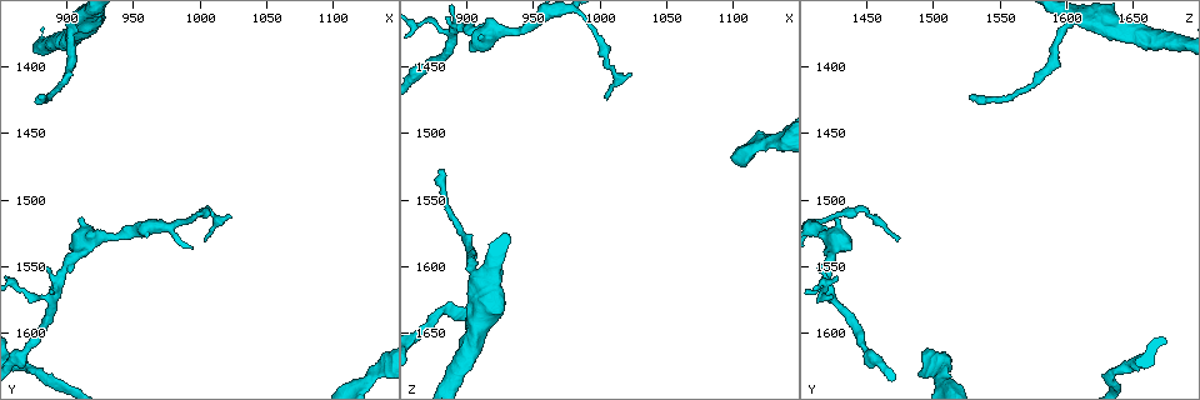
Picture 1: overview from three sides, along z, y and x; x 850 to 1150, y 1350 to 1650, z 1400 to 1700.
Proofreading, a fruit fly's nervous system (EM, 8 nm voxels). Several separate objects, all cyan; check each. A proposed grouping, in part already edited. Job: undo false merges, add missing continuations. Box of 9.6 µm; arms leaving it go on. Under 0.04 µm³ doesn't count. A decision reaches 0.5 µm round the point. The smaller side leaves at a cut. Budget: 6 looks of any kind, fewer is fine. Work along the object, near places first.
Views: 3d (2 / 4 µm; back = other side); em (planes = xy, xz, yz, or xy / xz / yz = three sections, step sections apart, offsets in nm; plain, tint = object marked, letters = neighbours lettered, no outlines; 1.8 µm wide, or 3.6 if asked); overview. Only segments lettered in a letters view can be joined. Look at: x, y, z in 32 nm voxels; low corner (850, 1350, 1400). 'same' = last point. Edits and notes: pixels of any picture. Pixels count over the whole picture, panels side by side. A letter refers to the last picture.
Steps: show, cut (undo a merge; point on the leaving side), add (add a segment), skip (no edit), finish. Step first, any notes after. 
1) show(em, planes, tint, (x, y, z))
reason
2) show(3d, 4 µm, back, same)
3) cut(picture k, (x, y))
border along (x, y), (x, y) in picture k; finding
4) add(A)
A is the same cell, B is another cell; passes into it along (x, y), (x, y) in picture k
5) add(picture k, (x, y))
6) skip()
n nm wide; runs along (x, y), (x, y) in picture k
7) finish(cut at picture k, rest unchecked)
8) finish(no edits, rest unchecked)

show(em, xz, step 4, tint, (916, 1538, 1426))
calibre changes

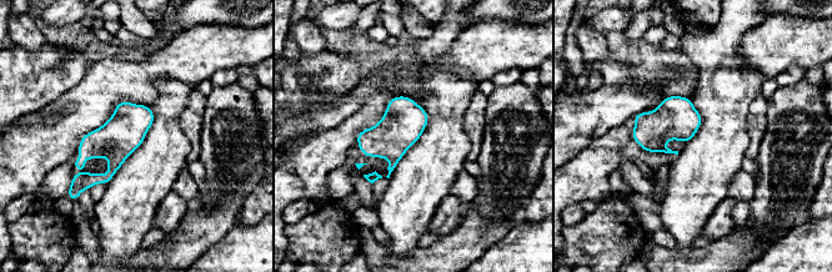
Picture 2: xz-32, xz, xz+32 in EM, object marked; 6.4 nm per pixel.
show(em, planes, letters, same)
another direction

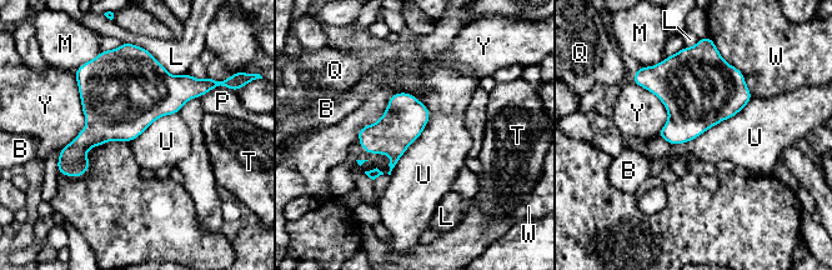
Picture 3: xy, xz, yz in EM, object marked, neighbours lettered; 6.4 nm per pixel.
skip()
B, L, M, P, Q, T, U, W and Y are other cells; border along (752, 96), (687, 141), (657, 135) in picture 3; one neuron here

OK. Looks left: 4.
show(em, xz, step 8, tint, (1002, 1532, 1472))
free end

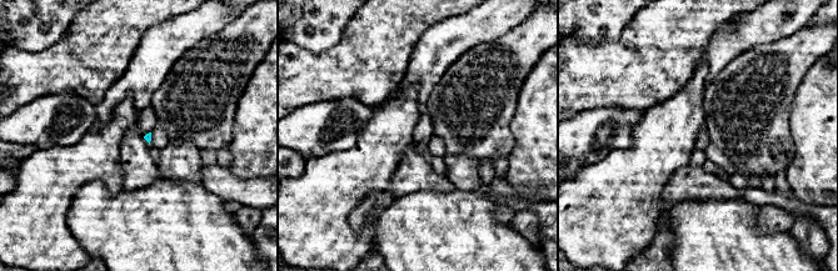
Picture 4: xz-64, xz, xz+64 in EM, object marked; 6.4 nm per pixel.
show(em, planes, letters, same)
cut it another way

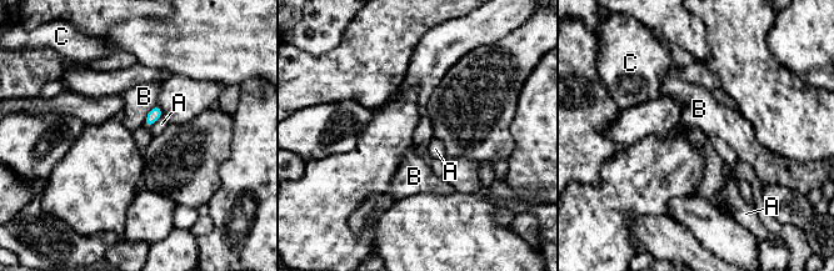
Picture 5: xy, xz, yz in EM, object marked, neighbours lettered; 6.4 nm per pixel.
skip()
B touches over 170 nm; A, B and C are other cells; border along (156, 103), (148, 113), (143, 124) in picture 5; none of them fits

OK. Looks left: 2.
finish(no edits, rest unchecked)

